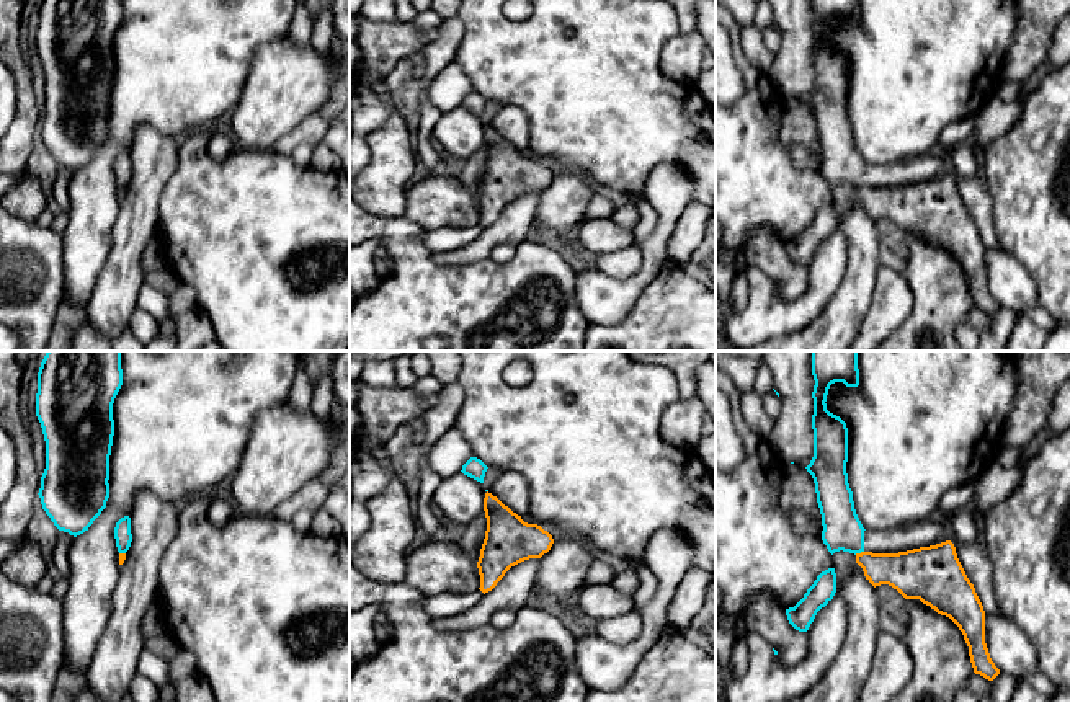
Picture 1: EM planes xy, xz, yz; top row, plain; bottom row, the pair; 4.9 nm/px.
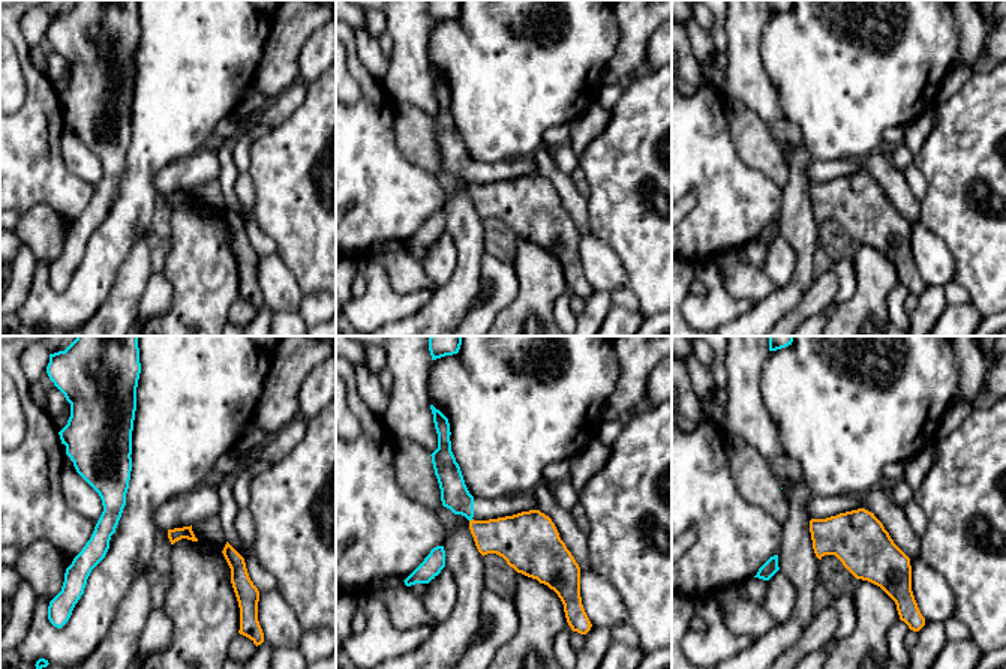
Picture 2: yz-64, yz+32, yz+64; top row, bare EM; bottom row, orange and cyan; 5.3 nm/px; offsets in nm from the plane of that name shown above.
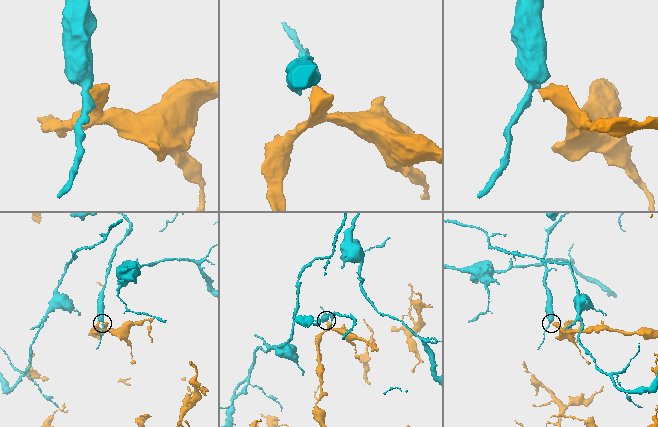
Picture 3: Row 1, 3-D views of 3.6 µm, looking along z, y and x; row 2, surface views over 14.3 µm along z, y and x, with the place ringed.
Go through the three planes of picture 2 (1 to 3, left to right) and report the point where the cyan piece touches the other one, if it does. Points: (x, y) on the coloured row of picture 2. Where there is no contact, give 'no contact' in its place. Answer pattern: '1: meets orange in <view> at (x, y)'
1: no contact
2: meets orange in yz+32 at (473, 519)
3: no contact

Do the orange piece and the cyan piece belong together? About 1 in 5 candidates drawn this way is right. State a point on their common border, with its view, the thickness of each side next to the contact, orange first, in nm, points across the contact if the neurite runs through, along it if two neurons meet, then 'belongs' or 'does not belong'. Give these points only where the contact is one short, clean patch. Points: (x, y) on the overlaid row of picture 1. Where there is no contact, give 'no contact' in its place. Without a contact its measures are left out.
contact yz (858, 554); calibres 200 and 190 nm; border yz (863, 550), (855, 554); does not belong

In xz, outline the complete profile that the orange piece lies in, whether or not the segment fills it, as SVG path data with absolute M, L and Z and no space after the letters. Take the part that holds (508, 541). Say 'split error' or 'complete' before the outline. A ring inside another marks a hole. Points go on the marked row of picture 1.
complete | M485 493L485 539L477 562L480 591L492 591L505 573L529 558L541 558L554 544L537 524L528 524L492 493Z

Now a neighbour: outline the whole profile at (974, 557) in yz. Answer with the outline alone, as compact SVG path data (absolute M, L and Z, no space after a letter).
M938 514L939 522L944 527L947 540L956 547L957 558L975 588L975 593L983 606L985 614L1001 612L996 604L995 588L993 588L993 563L988 557L987 545L982 544L957 544L949 522L949 518Z

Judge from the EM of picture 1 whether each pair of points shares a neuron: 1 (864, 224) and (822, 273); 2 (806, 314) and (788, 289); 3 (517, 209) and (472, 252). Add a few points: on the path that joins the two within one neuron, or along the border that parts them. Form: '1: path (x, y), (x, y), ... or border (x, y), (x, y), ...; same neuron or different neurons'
1: border (837, 226), (845, 235), (848, 252), (843, 281); different neurons
2: border (807, 266), (807, 288), (798, 297), (783, 302); different neurons
3: path (508, 221), (484, 245); same neuron

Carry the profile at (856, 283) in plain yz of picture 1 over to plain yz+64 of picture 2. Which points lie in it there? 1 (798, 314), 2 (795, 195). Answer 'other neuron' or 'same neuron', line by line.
1: other neuron
2: same neuron

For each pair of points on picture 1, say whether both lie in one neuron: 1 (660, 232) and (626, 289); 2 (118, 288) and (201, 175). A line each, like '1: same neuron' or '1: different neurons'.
1: same neuron
2: different neurons

